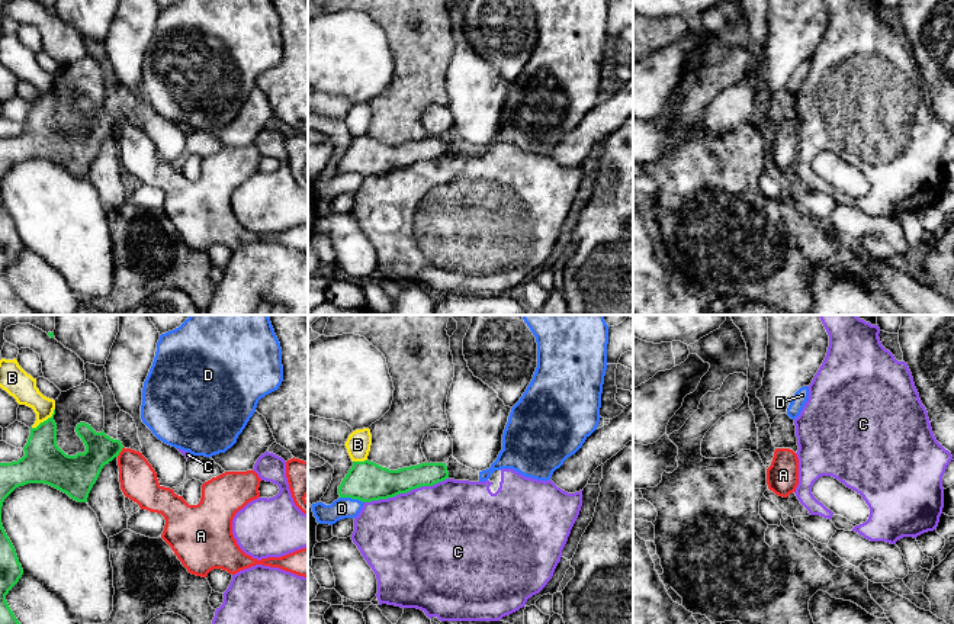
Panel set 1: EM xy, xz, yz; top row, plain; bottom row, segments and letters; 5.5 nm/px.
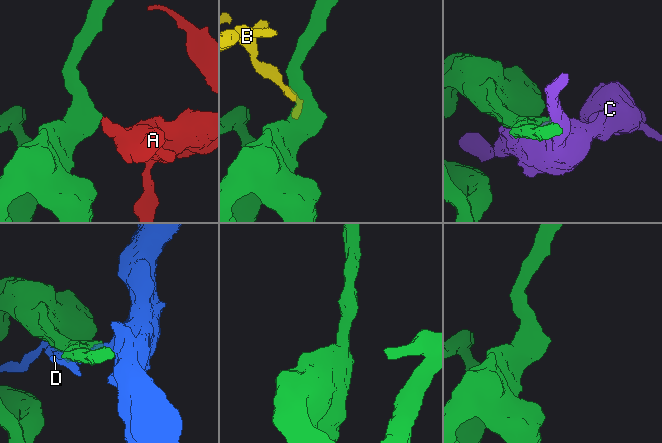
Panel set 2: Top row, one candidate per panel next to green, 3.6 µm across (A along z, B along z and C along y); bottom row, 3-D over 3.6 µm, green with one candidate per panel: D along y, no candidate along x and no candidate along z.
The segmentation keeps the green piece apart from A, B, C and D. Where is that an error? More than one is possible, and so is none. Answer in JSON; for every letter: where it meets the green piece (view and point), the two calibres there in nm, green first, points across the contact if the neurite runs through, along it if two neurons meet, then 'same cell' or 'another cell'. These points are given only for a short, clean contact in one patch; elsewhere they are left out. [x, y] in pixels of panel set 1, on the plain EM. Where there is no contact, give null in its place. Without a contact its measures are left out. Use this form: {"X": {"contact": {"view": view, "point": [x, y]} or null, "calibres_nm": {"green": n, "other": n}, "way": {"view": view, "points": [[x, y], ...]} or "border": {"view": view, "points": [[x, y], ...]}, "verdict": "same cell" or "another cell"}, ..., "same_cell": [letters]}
{"A": {"contact": {"view": "xy", "point": [121, 125]}, "calibres_nm": {"green": 190, "other": 200}, "way": {"view": "xy", "points": [[82, 145], [102, 125], [121, 125], [132, 140], [138, 156]]}, "verdict": "same cell"}, "B": {"contact": {"view": "xy", "point": [44, 96]}, "calibres_nm": {"green": 240, "other": 160}, "verdict": "another cell"}, "C": {"contact": {"view": "xz", "point": [405, 167]}, "calibres_nm": {"green": 220, "other": 500}, "verdict": "another cell"}, "D": {"contact": {"view": "xz", "point": [352, 173]}, "calibres_nm": {"green": 220, "other": 120}, "verdict": "another cell"}, "same_cell": ["A"]}

